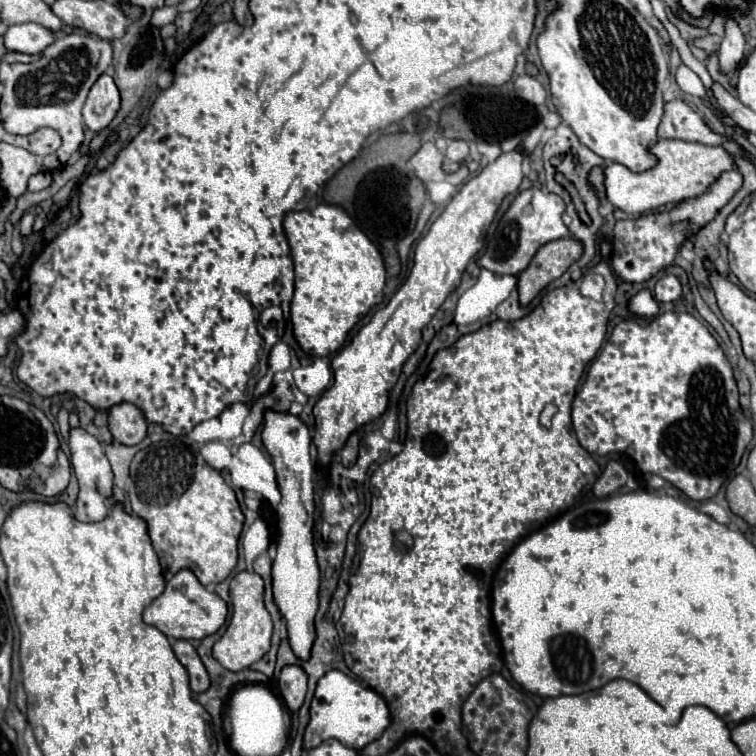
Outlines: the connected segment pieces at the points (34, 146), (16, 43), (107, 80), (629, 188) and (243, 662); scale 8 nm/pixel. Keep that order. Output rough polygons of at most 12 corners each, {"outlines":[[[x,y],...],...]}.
{"outlines":[[[53,128],[17,136],[13,144],[31,154],[47,156],[61,146]],[[13,24],[9,52],[39,54],[55,40],[41,24]],[[101,74],[83,106],[89,130],[101,132],[117,116],[119,88]],[[659,140],[659,164],[605,168],[627,214],[697,198],[735,162],[723,146]],[[255,572],[231,580],[233,618],[213,646],[231,672],[269,652],[271,616]]]}

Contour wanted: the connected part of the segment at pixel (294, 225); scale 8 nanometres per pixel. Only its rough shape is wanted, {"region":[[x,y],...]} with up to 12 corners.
{"region":[[335,204],[283,220],[293,334],[335,354],[383,302],[377,246]]}

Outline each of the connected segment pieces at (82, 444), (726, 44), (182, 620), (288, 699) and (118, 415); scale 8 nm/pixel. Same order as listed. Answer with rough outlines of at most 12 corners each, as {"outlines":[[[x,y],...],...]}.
{"outlines":[[[71,430],[77,520],[109,512],[113,470],[95,436]],[[727,22],[719,72],[735,72],[745,58],[745,36],[737,22]],[[177,572],[143,620],[169,638],[201,640],[227,618],[227,604]],[[285,666],[279,692],[291,712],[299,712],[307,694],[307,676]],[[133,404],[109,410],[109,430],[125,446],[147,436],[147,422]]]}

